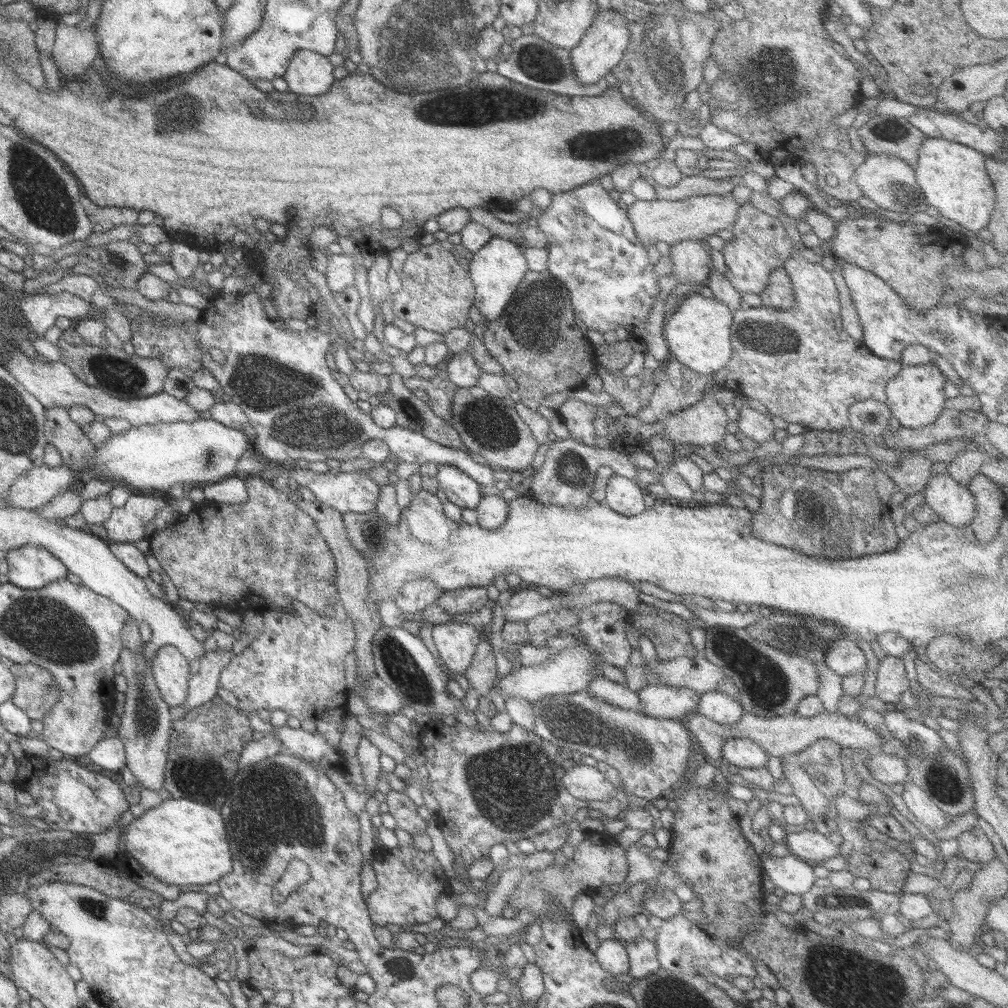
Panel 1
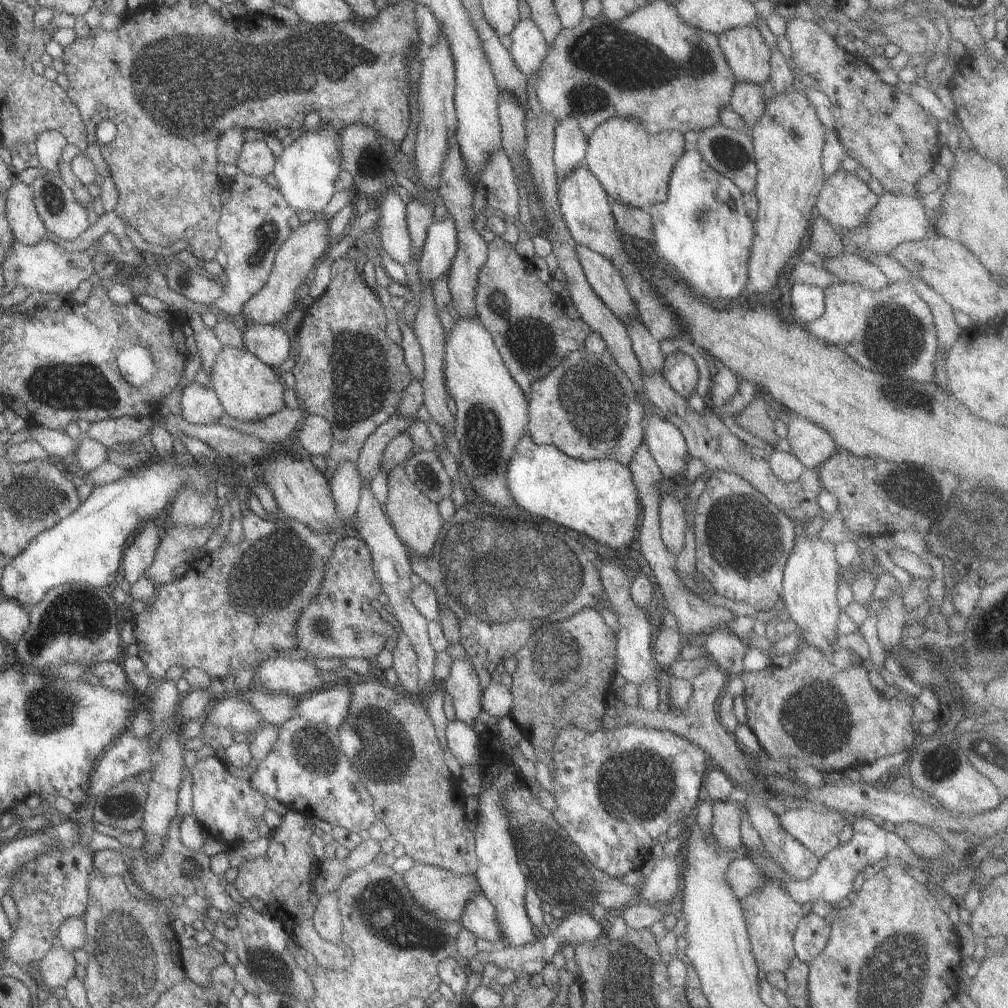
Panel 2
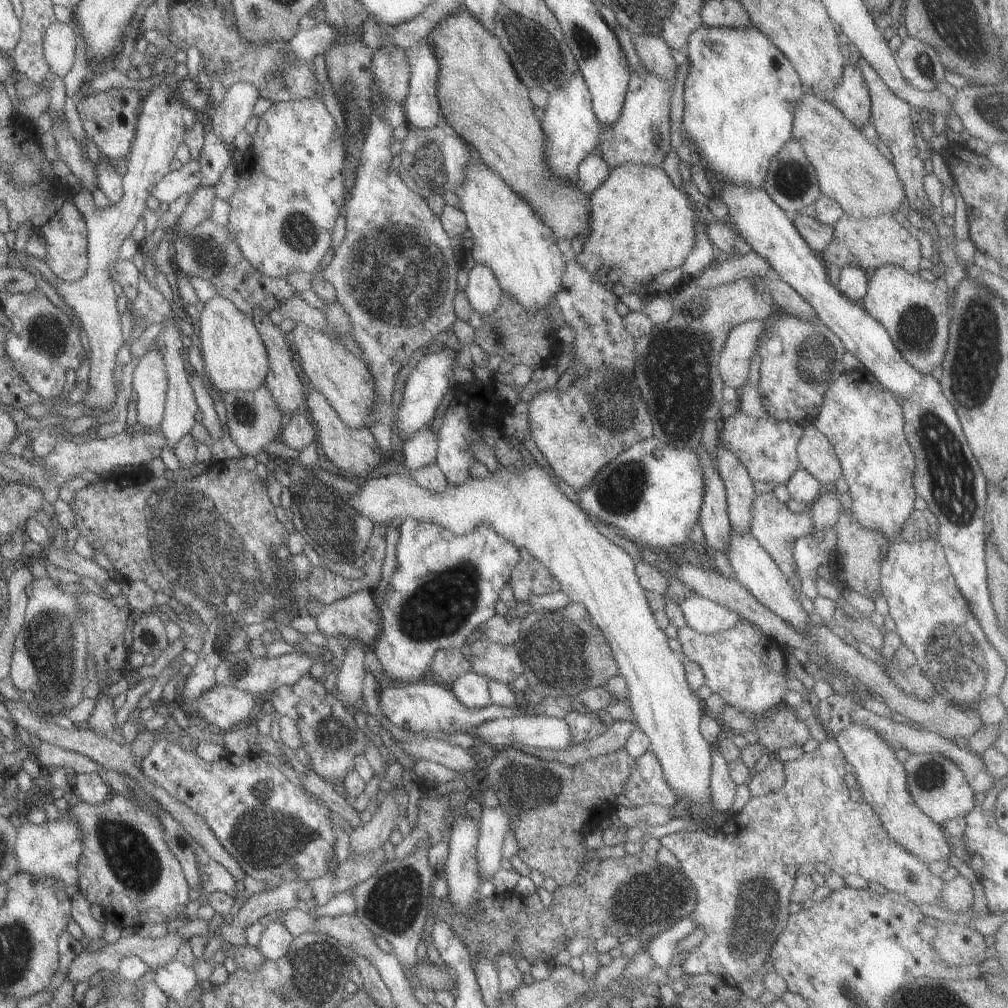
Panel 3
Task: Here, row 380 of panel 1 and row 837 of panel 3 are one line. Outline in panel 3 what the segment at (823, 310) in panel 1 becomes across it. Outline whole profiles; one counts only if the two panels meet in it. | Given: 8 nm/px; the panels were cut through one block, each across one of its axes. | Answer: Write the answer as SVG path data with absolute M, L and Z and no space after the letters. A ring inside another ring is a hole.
M828 735L828 739L820 741L816 748L810 752L804 752L798 758L791 761L785 761L783 763L784 768L784 783L777 789L764 795L753 797L750 796L747 803L736 813L733 813L733 822L736 824L736 831L734 834L726 835L722 832L713 833L708 835L703 831L679 831L668 835L663 835L659 838L660 846L664 846L669 850L671 854L677 859L677 866L682 870L684 877L692 884L695 896L696 905L695 908L688 914L687 917L693 919L693 922L697 927L701 928L705 934L705 938L701 940L701 944L695 943L681 964L682 975L695 976L698 974L717 974L721 976L723 984L730 987L739 988L741 982L748 976L755 974L755 972L762 970L763 962L768 960L768 952L777 936L778 932L781 932L781 928L786 923L788 917L788 904L789 893L791 892L794 878L796 877L797 869L801 864L815 862L823 862L830 868L830 872L838 874L844 878L847 874L859 874L861 878L864 878L868 882L877 882L881 884L887 891L893 891L897 894L905 896L909 902L914 905L918 904L940 904L940 892L942 891L944 882L938 876L934 876L928 868L928 864L925 864L922 860L915 858L912 854L905 852L904 849L899 848L896 844L893 844L887 838L887 833L883 828L883 825L879 822L877 815L871 810L868 804L863 801L854 802L849 799L849 793L843 776L845 776L845 764L843 753L837 746L836 740L833 736Z

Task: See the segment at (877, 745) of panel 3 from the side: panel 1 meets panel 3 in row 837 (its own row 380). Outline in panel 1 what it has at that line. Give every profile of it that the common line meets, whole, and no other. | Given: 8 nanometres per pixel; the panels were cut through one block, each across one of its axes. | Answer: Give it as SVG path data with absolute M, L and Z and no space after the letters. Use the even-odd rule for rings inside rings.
M933 363L922 365L901 365L897 375L889 378L885 383L885 406L900 426L905 428L925 427L941 414L945 409L944 401L947 399L942 393L942 386L947 382L946 377L941 376L941 372Z

